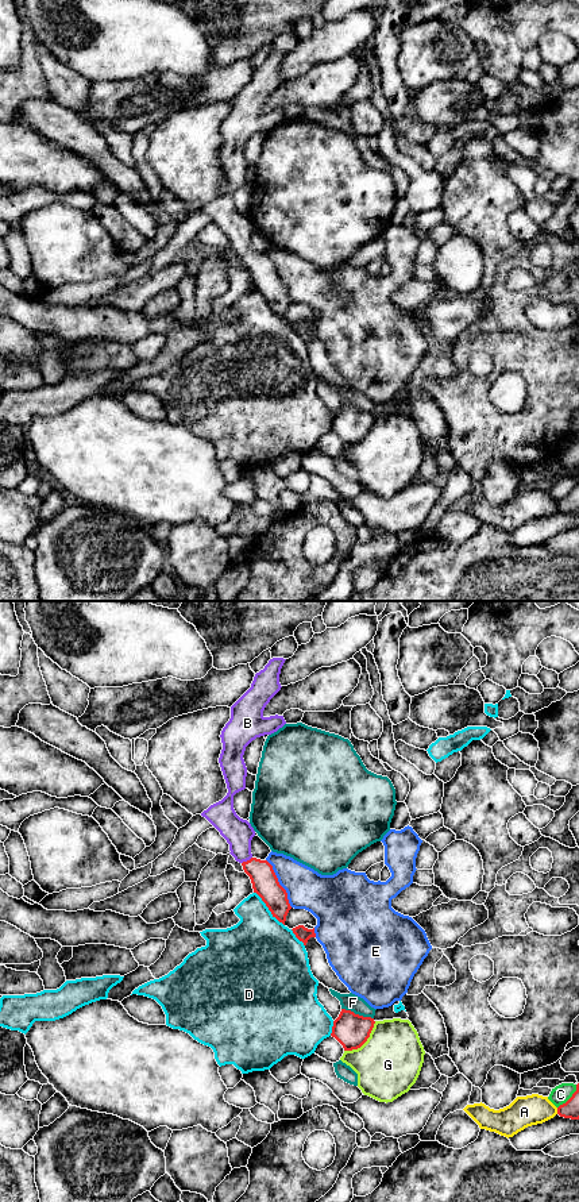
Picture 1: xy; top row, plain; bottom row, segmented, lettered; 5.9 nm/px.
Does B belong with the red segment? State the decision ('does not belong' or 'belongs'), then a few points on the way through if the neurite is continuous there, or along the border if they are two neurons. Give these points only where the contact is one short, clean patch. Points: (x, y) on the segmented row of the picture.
belongs; runs through xy (265, 882), (262, 875), (247, 860), (242, 854), (238, 832)

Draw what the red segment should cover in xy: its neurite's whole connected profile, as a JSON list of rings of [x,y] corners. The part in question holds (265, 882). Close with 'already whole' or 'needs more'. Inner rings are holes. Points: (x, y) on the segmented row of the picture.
[[[270,659],[265,669],[255,674],[251,687],[231,706],[231,718],[220,735],[223,750],[219,758],[228,793],[201,813],[229,844],[229,854],[250,877],[254,893],[283,925],[292,909],[287,893],[279,885],[273,866],[252,856],[251,840],[255,831],[247,820],[236,814],[233,795],[246,789],[246,747],[256,737],[271,735],[286,724],[283,716],[263,716],[266,705],[282,687],[279,674],[285,660]]]; needs more

